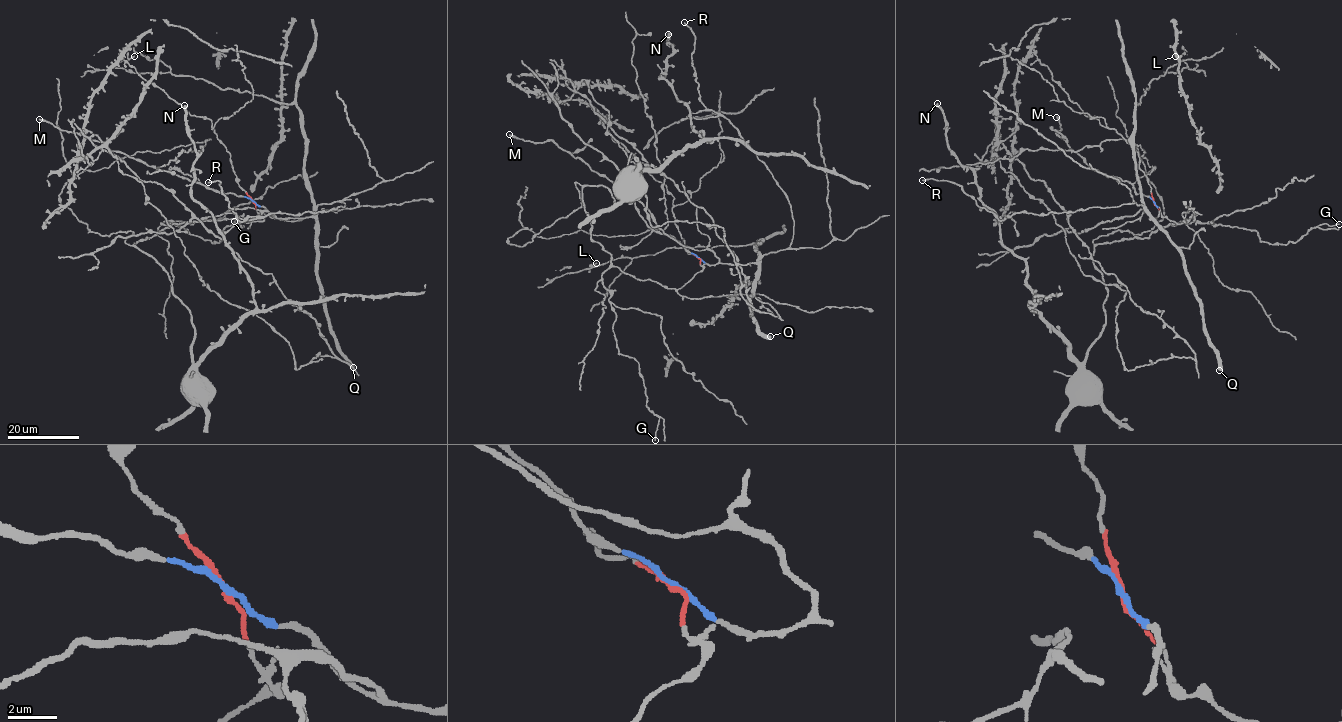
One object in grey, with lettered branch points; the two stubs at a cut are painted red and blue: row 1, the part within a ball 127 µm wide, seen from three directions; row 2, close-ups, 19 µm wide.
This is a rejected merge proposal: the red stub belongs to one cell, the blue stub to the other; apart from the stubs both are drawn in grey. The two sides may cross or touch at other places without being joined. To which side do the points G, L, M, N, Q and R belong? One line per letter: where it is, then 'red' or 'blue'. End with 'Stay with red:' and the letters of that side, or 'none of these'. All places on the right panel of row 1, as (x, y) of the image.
G: (1339, 224) | red
L: (1175, 56) | blue
M: (1056, 117) | blue
N: (937, 103) | red
Q: (1219, 370) | blue
R: (922, 180) | blue
Stay with red: G, N

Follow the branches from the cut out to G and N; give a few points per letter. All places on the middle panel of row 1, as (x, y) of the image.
G: (698, 258), (702, 269), (680, 288), (614, 266), (601, 276), (618, 352), (638, 364), (659, 418), (655, 440)
N: (698, 258), (680, 288), (624, 273), (582, 189), (630, 203), (632, 179), (703, 139), (660, 77), (668, 34)

